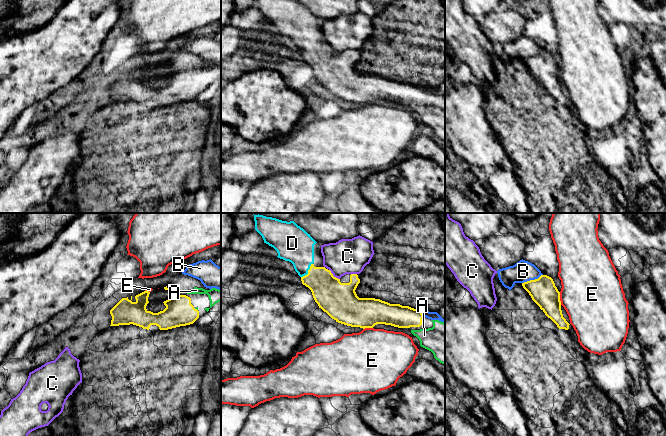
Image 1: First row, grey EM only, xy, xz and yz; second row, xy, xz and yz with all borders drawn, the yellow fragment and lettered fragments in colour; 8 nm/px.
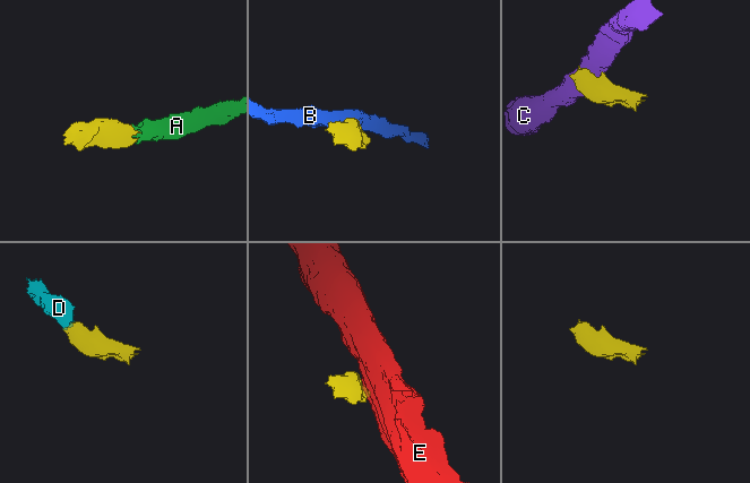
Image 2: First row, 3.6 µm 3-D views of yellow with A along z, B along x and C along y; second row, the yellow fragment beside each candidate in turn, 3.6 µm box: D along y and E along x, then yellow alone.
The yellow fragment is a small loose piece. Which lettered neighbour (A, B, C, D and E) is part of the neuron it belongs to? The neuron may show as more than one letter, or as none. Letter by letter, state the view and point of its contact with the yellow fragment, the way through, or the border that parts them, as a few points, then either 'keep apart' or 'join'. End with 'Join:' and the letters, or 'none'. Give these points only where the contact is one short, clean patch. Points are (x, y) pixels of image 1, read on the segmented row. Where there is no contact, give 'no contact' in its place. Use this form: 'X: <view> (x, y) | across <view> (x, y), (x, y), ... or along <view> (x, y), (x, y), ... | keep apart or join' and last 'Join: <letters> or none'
A: xy (196, 309) | across xy (179, 311), (196, 309), (197, 307) | join
B: yz (532, 280) | keep apart
C: xz (332, 275) | keep apart
D: xz (308, 271) | across xz (329, 293), (308, 271), (293, 244) | join
E: yz (559, 298) | keep apart
Join: A, D

